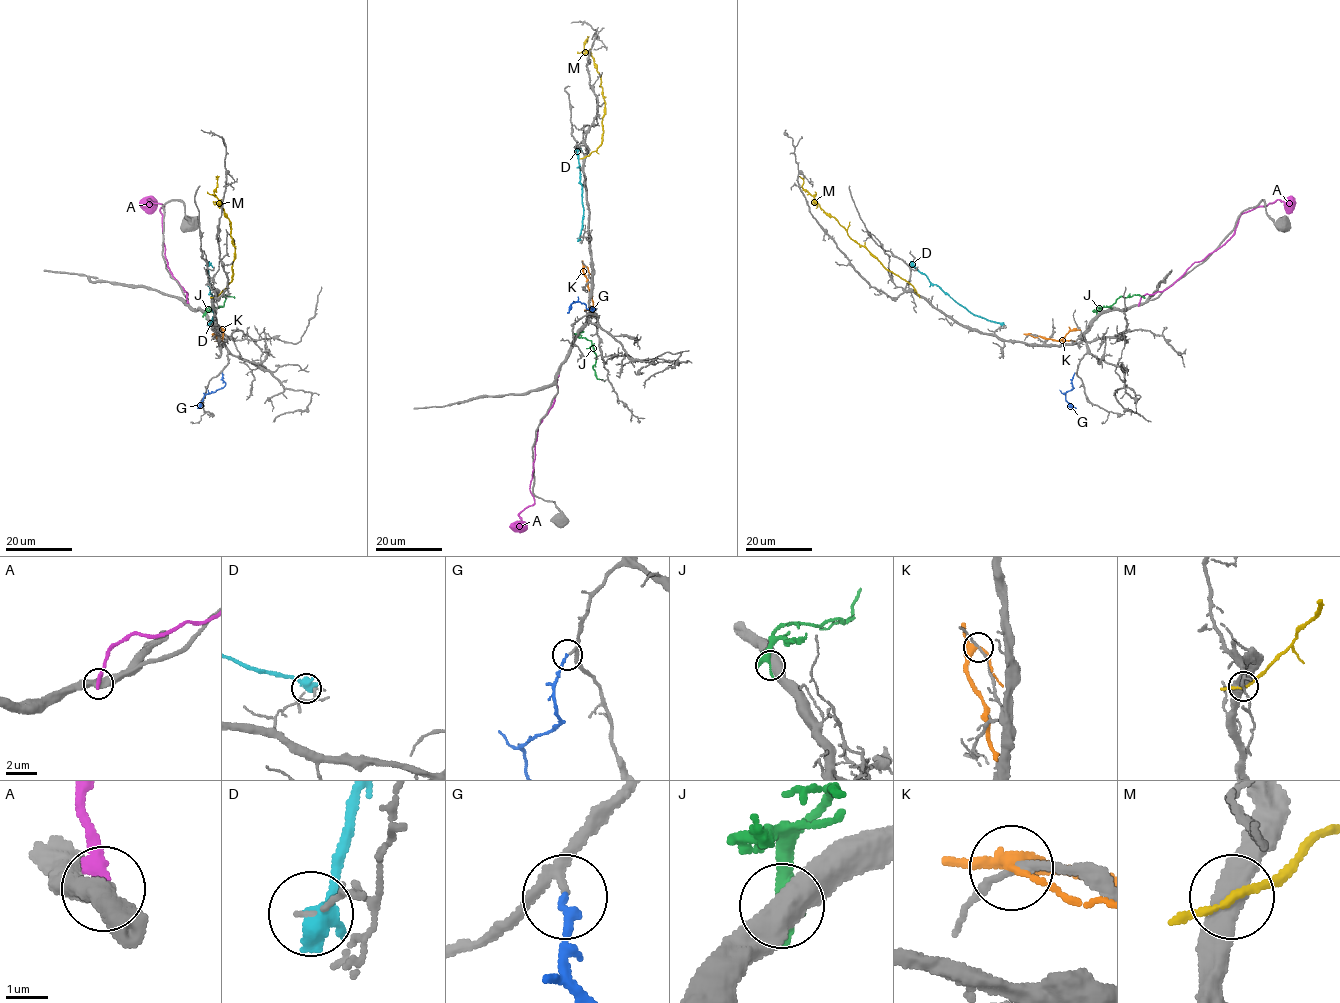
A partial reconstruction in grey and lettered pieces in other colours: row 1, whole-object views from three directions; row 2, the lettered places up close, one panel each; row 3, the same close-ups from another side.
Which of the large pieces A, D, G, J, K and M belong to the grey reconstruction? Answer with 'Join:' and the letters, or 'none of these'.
Join: G

